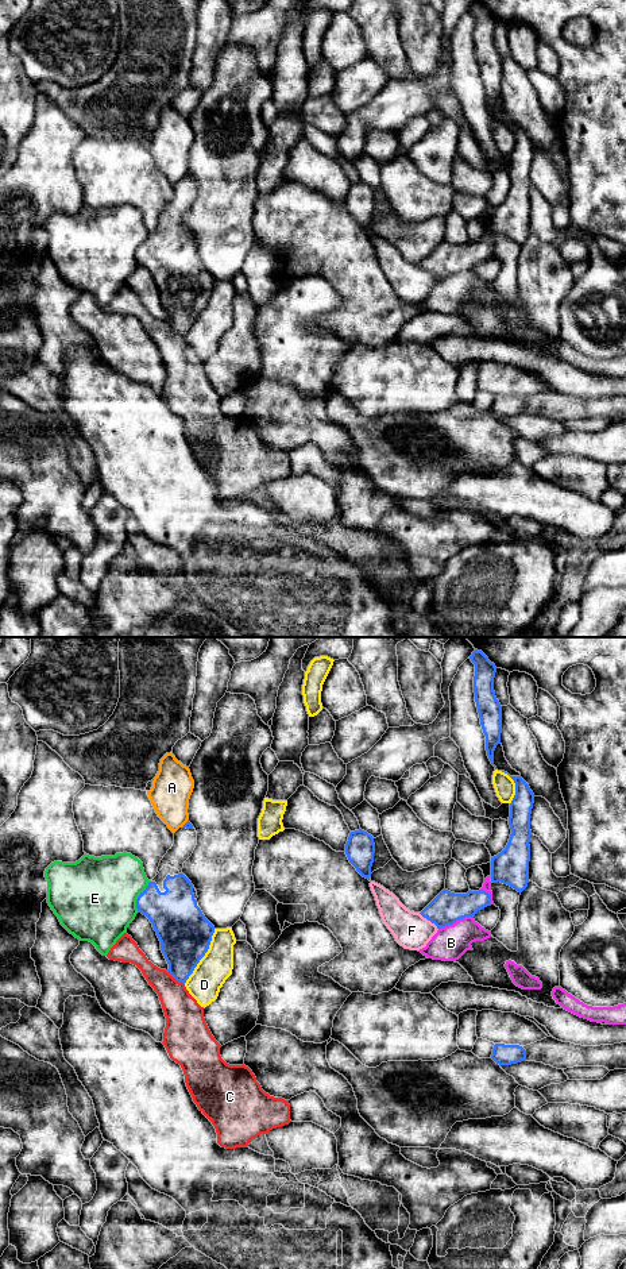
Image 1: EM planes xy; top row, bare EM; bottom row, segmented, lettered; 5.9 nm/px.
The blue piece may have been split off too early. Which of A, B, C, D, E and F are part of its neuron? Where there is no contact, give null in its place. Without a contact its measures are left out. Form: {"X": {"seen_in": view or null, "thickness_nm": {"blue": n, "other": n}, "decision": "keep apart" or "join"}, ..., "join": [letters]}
{"A": {"seen_in": "xy", "thickness_nm": {"blue": 50, "other": 240}, "decision": "keep apart"}, "B": {"seen_in": "xy", "thickness_nm": {"blue": 190, "other": 200}, "decision": "keep apart"}, "C": {"seen_in": "xy", "thickness_nm": {"blue": 300, "other": 220}, "decision": "keep apart"}, "D": {"seen_in": "xy", "thickness_nm": {"blue": 320, "other": 200}, "decision": "keep apart"}, "E": {"seen_in": "xy", "thickness_nm": {"blue": 300, "other": 480}, "decision": "keep apart"}, "F": {"seen_in": "xy", "thickness_nm": {"blue": 190, "other": 220}, "decision": "keep apart"}, "join": []}

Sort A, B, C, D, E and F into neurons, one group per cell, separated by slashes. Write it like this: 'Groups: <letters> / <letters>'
Groups: A / B / C / D / E / F

